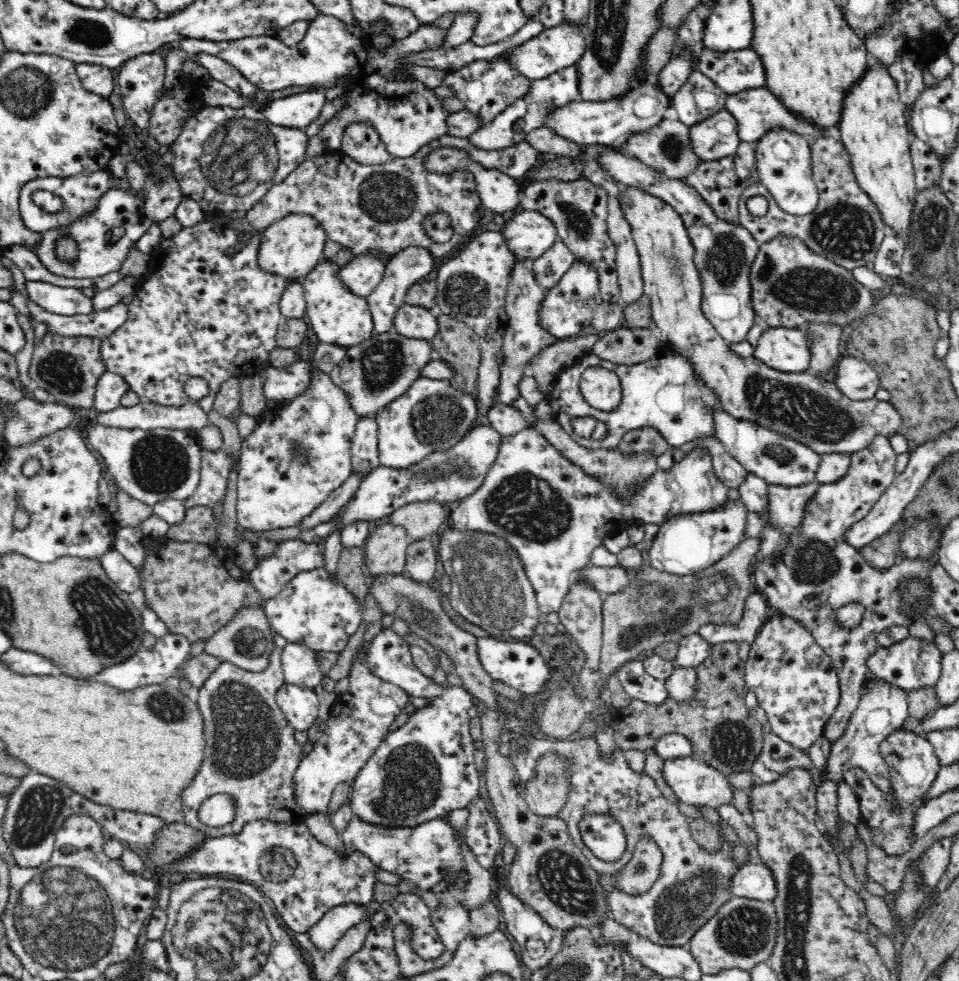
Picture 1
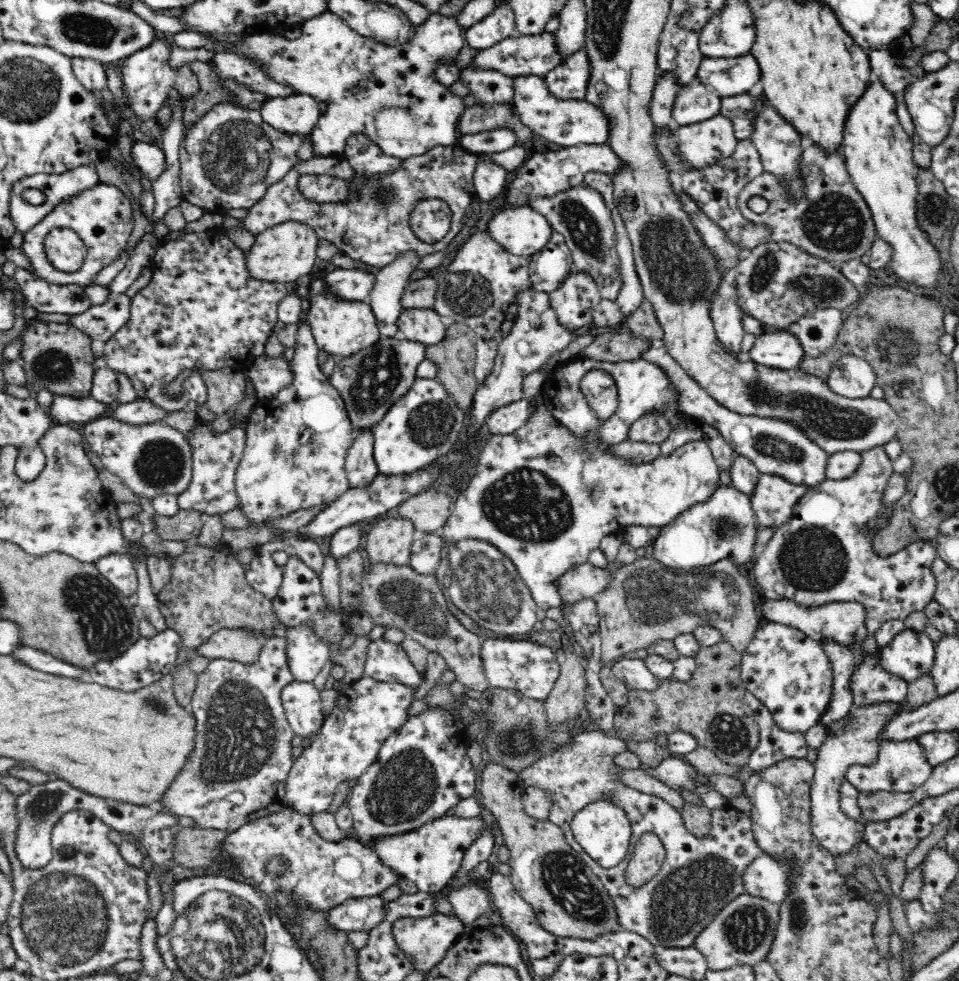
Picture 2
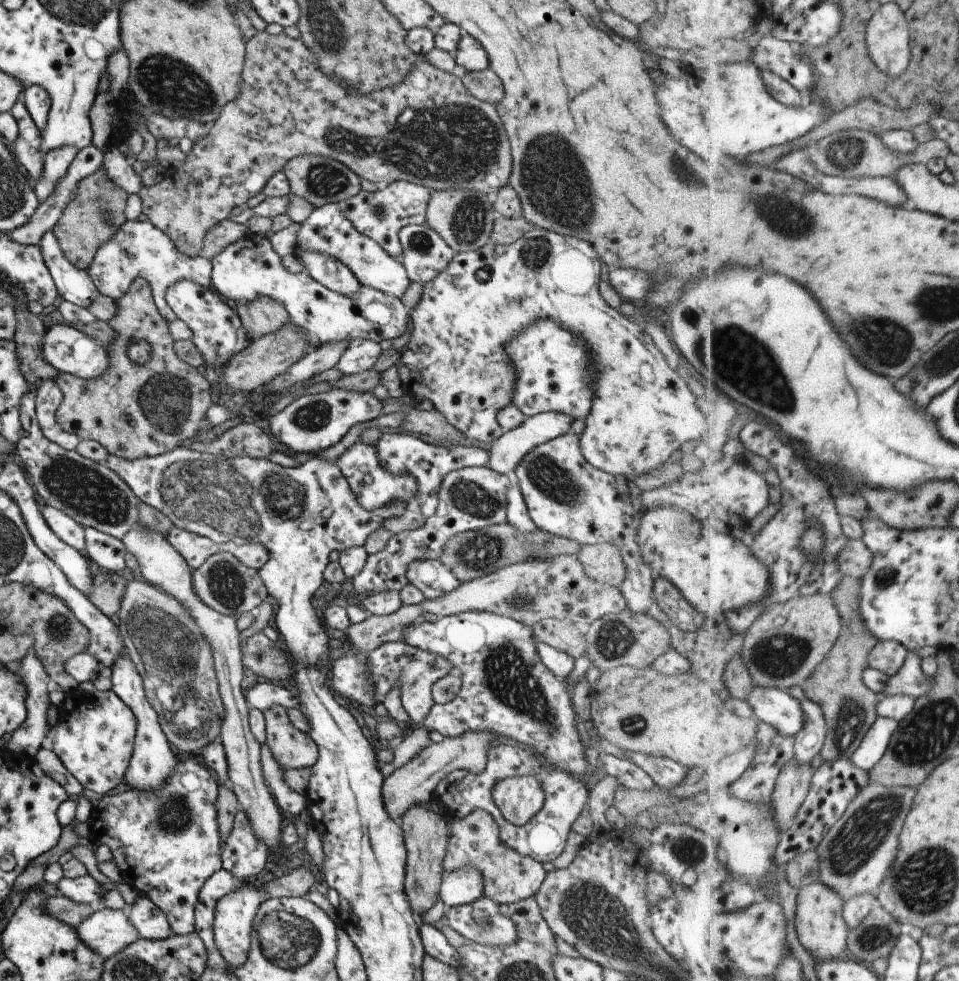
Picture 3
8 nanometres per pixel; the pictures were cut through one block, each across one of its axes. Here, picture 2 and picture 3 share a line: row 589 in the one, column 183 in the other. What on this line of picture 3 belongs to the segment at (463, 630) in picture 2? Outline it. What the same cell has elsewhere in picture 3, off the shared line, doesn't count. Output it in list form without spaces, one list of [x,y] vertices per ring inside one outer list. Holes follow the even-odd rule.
[[[136,278],[129,285],[128,291],[125,295],[121,296],[120,299],[115,301],[115,305],[117,308],[116,313],[107,320],[107,324],[109,324],[109,328],[113,328],[113,340],[109,340],[109,344],[107,346],[103,346],[105,352],[107,352],[107,356],[109,356],[109,368],[107,368],[107,372],[103,372],[99,378],[95,378],[95,380],[81,380],[81,378],[77,378],[77,376],[73,376],[73,374],[67,374],[67,372],[58,372],[57,376],[55,376],[54,382],[61,390],[61,394],[63,394],[63,400],[61,400],[61,404],[57,407],[57,410],[54,414],[55,422],[70,435],[75,435],[79,440],[94,440],[101,444],[103,448],[108,452],[109,455],[117,456],[119,458],[123,458],[125,460],[133,460],[133,459],[142,459],[145,457],[152,457],[155,455],[163,454],[164,452],[172,451],[173,448],[179,446],[182,448],[189,448],[189,445],[195,442],[196,439],[203,436],[204,433],[204,425],[205,421],[205,411],[209,408],[209,405],[215,400],[212,394],[212,385],[207,382],[207,380],[197,372],[197,369],[181,362],[179,358],[177,358],[176,353],[173,352],[173,339],[169,336],[169,330],[167,330],[167,323],[161,316],[159,316],[159,312],[157,312],[157,308],[155,308],[155,304],[153,302],[151,290],[149,288],[149,284],[145,282],[142,278]],[[135,340],[145,340],[147,344],[149,344],[149,360],[145,362],[145,364],[133,364],[131,360],[127,358],[127,348],[130,343],[134,343]]]

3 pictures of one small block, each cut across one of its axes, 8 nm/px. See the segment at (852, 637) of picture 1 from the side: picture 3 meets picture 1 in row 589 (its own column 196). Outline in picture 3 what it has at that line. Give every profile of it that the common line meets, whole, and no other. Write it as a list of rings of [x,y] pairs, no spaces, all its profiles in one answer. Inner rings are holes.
[[[186,757],[171,772],[169,780],[157,790],[145,794],[143,790],[129,789],[111,796],[99,798],[89,818],[92,842],[105,844],[113,856],[120,876],[139,896],[148,898],[167,918],[171,934],[186,935],[194,932],[194,906],[201,885],[215,871],[221,869],[221,842],[216,822],[217,785],[214,775],[199,757]]]

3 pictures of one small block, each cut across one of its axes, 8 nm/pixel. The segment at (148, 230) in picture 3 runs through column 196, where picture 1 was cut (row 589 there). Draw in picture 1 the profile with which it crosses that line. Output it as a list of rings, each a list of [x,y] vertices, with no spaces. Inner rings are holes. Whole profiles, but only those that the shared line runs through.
[[[284,541],[273,557],[262,559],[249,573],[252,586],[267,601],[279,595],[299,572],[310,572],[325,566],[325,560],[316,542]]]

